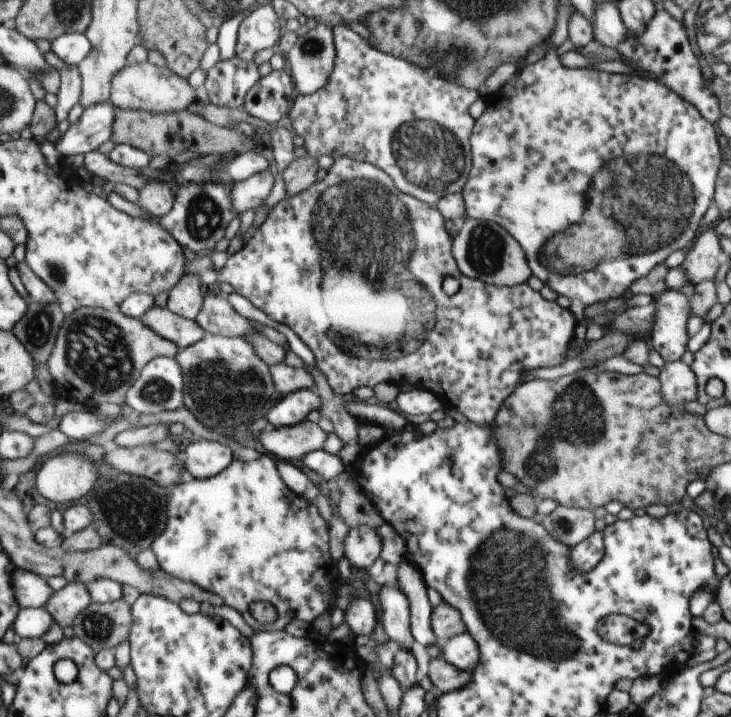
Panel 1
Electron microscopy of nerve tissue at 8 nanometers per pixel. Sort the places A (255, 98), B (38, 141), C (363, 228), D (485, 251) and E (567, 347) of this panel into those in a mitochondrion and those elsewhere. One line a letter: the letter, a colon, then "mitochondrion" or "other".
A: other
B: other
C: mitochondrion
D: mitochondrion
E: other

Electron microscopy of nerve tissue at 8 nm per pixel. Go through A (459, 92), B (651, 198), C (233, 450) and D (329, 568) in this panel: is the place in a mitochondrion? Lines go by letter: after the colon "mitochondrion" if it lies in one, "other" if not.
A: other
B: mitochondrion
C: other
D: other

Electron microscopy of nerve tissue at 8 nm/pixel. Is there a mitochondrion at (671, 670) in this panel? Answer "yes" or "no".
no

